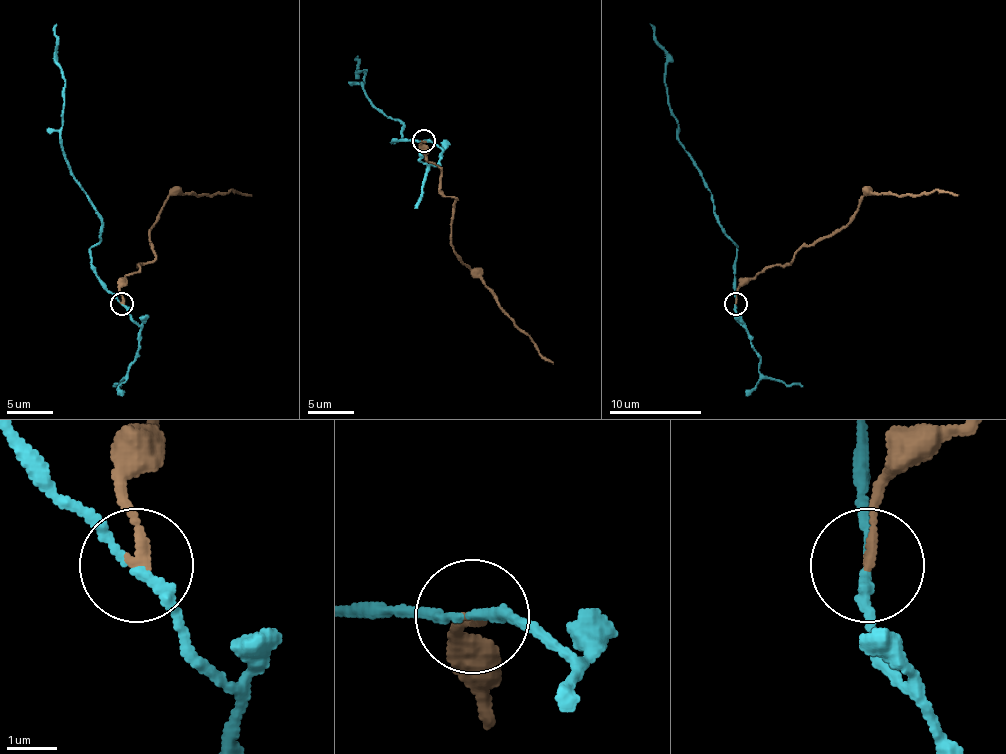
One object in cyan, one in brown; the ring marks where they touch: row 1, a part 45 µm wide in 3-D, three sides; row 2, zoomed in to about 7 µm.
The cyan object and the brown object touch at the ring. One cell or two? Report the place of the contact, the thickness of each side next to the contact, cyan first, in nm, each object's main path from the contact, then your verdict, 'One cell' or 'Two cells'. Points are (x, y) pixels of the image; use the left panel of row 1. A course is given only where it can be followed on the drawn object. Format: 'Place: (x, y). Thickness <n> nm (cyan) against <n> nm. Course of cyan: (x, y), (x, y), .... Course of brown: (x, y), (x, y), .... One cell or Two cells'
Place: (122, 303). Thickness 170 nm (cyan) against 180 nm. Course of cyan: (122, 304), (95, 274), (90, 248), (99, 241), (102, 220), (60, 140), (65, 82), (55, 49), (55, 24). Course of brown: (122, 304), (122, 281), (155, 255), (150, 227), (171, 195), (233, 190), (252, 195). Two cells

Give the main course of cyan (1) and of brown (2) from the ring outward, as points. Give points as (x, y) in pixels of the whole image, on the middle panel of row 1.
1: (424, 141), (392, 141), (401, 137), (403, 125), (371, 102), (362, 84), (366, 70), (357, 72), (357, 56)
2: (424, 141), (424, 155), (440, 169), (440, 190), (456, 199), (452, 208), (452, 248), (535, 347), (553, 363)

